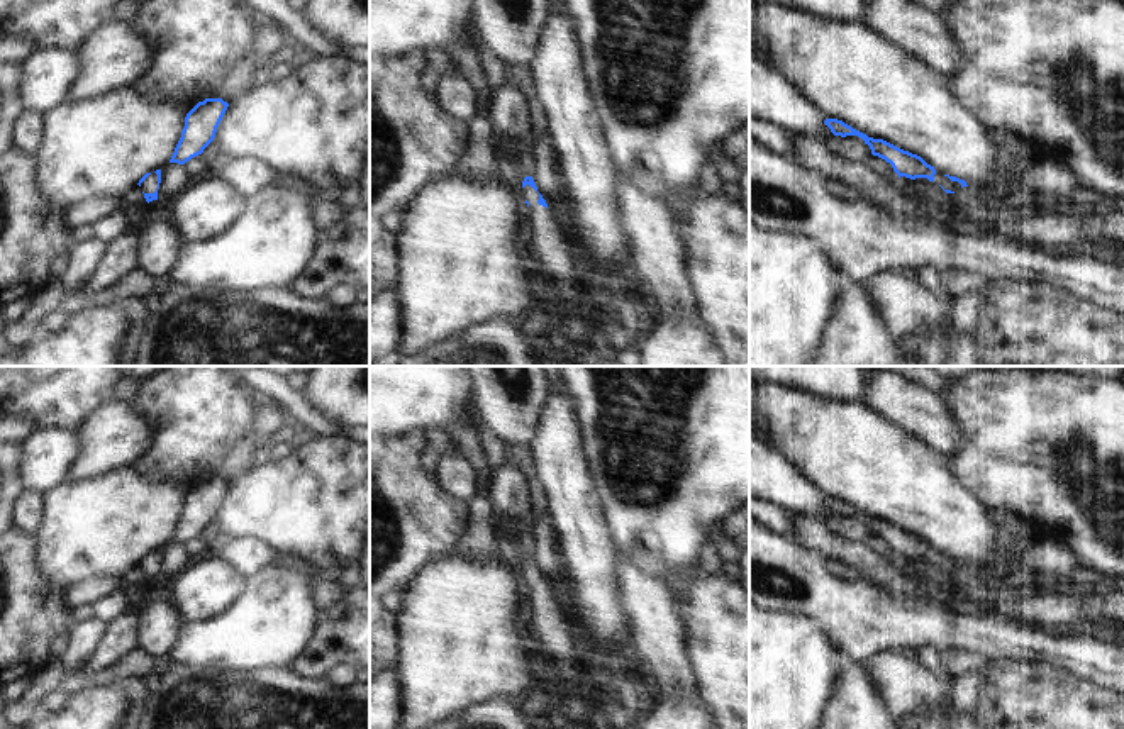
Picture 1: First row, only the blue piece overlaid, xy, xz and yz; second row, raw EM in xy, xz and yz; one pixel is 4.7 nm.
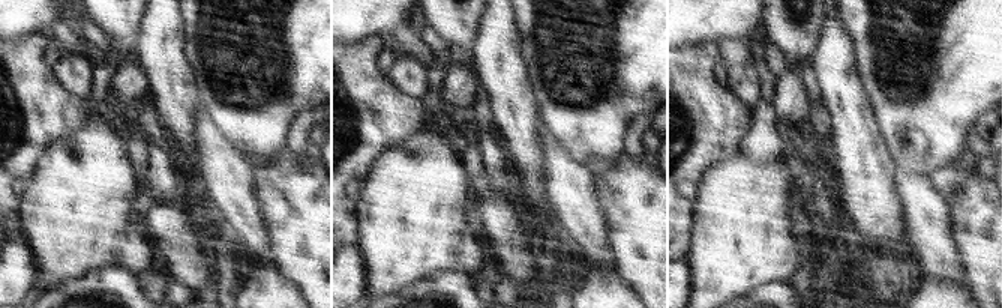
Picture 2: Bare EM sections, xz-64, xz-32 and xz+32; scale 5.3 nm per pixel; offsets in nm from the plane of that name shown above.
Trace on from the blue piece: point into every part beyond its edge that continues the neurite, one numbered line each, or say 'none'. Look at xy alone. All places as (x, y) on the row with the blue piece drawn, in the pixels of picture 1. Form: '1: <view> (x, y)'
1: xy (150, 185)

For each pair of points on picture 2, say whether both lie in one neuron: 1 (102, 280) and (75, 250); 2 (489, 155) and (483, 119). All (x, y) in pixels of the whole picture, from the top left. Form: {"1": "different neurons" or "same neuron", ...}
{"1": "different neurons", "2": "different neurons"}

